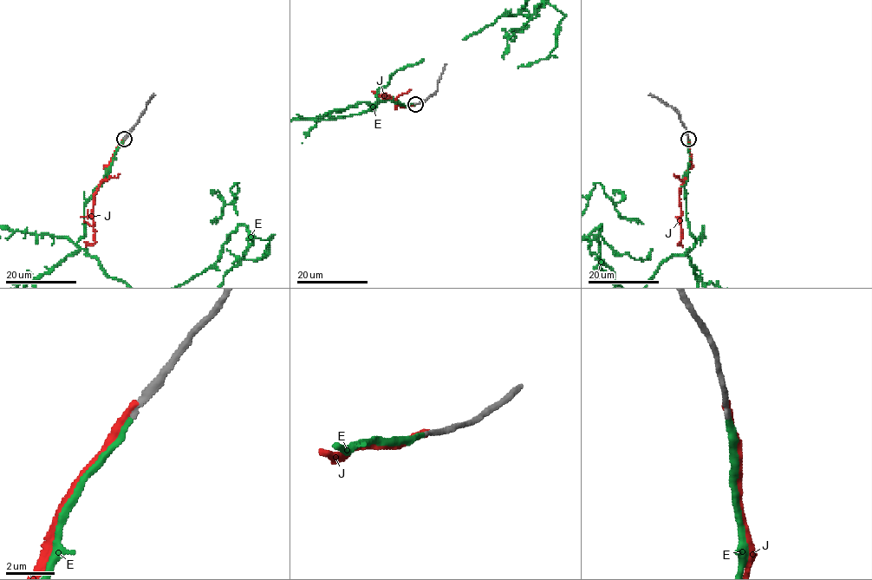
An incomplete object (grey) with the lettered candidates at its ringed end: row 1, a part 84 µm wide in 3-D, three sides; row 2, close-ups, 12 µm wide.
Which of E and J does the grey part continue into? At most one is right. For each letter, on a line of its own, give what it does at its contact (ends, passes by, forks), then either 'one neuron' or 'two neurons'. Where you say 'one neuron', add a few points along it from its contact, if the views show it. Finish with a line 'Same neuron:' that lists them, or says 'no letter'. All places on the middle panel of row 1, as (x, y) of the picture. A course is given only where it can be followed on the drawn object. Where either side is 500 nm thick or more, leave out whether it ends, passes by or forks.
E: it ends | one neuron
J: it ends | two neurons
Same neuron: E

